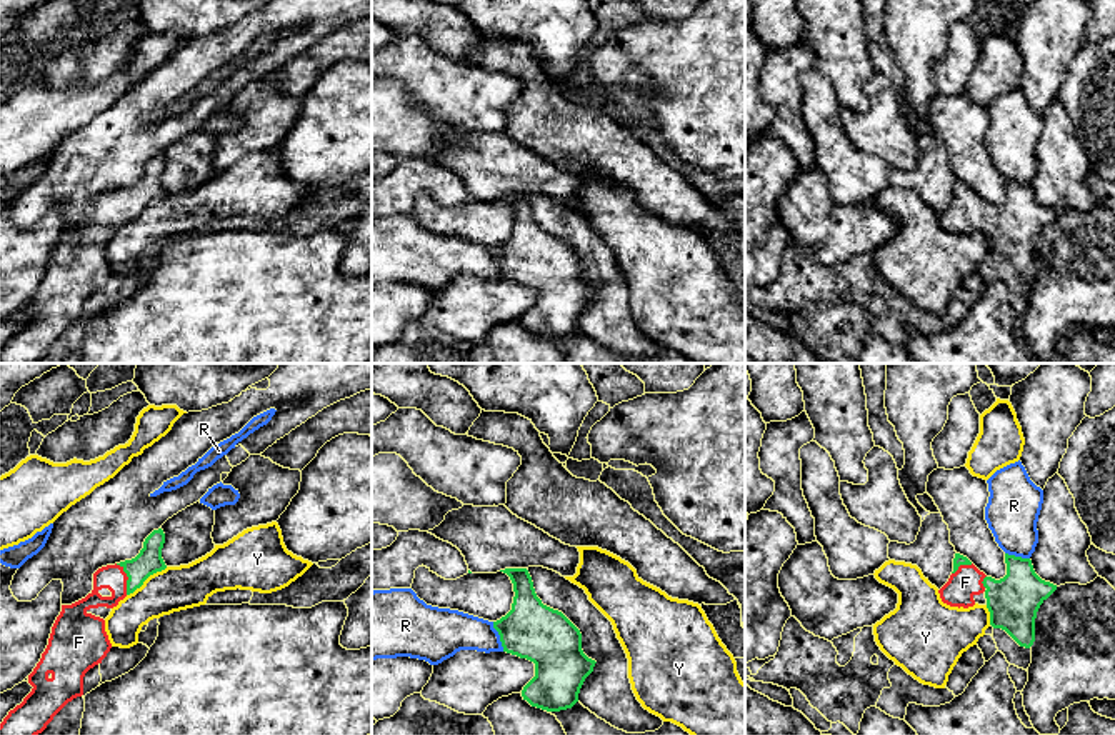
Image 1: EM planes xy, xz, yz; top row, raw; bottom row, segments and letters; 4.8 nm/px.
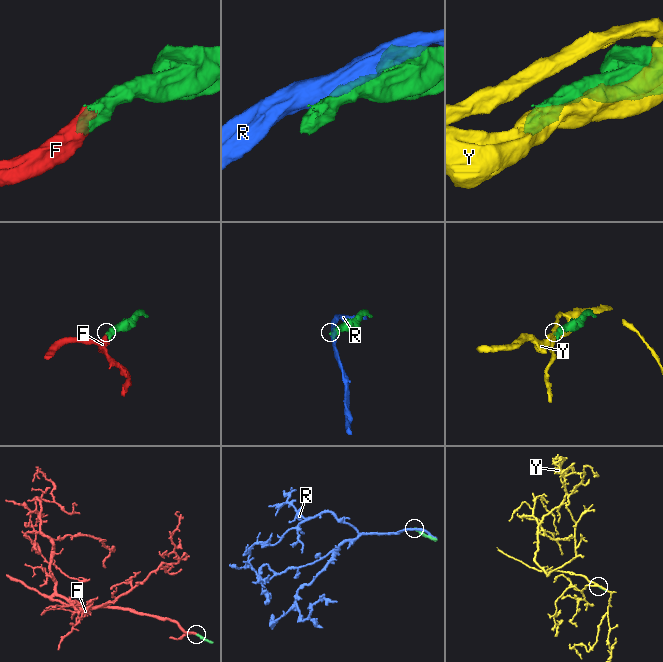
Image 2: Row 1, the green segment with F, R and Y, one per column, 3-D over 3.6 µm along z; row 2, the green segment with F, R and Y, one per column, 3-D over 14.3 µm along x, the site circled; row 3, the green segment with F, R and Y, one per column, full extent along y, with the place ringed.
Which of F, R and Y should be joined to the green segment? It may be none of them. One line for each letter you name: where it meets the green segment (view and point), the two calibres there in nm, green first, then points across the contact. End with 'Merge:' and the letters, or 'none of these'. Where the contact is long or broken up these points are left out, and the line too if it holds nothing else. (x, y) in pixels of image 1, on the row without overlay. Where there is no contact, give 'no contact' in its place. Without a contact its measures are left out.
F: meets green in xy at (129, 205); 120 nm thick on the green side, 120 nm on the other; runs through xy (149, 187), (129, 205), (112, 204)
Merge: F

